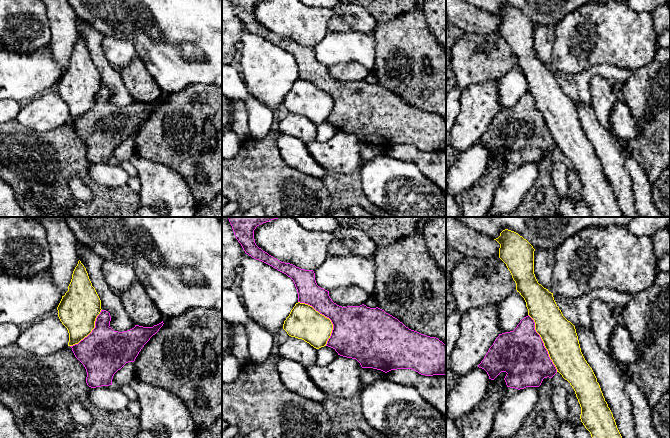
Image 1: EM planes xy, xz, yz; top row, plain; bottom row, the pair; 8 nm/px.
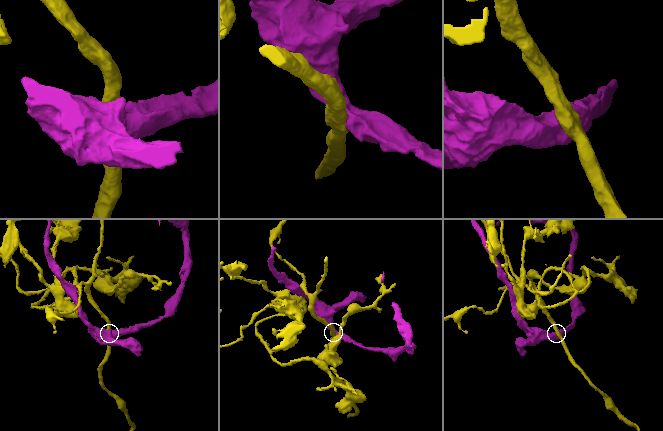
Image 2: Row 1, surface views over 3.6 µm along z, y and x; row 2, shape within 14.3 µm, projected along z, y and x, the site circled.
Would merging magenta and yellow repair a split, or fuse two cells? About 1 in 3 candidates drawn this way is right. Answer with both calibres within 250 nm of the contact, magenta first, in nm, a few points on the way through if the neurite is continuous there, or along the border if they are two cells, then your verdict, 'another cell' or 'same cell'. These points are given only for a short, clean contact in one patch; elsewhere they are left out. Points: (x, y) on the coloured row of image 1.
calibres 360 and 280 nm; another cell

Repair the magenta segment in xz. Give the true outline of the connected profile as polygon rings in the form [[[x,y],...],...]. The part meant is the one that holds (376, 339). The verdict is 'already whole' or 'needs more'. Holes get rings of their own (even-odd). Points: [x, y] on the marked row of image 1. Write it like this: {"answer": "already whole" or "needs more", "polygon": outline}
{"answer": "already whole", "polygon": [[[228,217],[234,235],[245,253],[290,277],[297,289],[298,302],[312,306],[331,320],[333,330],[326,346],[333,348],[340,356],[356,359],[362,368],[373,368],[385,373],[397,369],[412,369],[425,376],[446,376],[446,345],[438,338],[409,329],[378,307],[370,308],[364,304],[347,307],[337,305],[330,298],[329,291],[317,285],[313,270],[281,262],[259,248],[255,243],[254,230],[257,226],[278,218],[280,217]]]}

